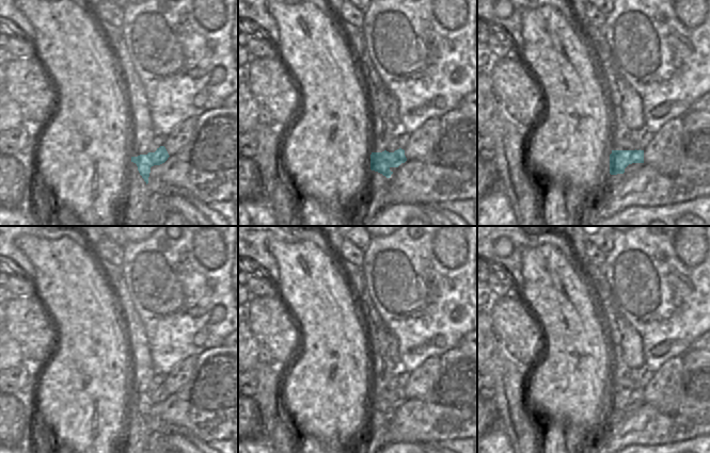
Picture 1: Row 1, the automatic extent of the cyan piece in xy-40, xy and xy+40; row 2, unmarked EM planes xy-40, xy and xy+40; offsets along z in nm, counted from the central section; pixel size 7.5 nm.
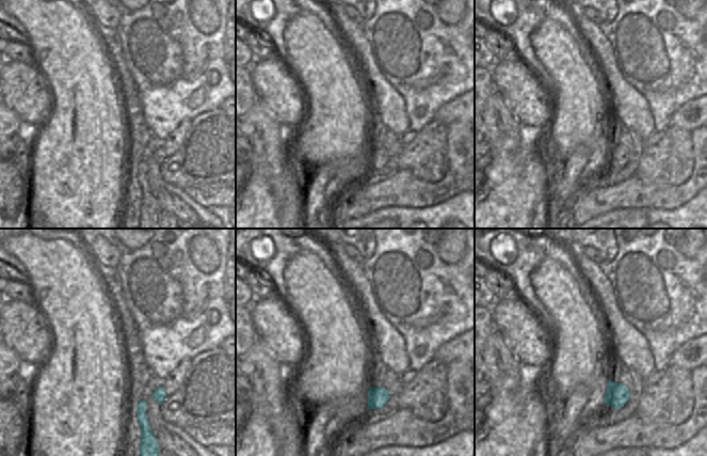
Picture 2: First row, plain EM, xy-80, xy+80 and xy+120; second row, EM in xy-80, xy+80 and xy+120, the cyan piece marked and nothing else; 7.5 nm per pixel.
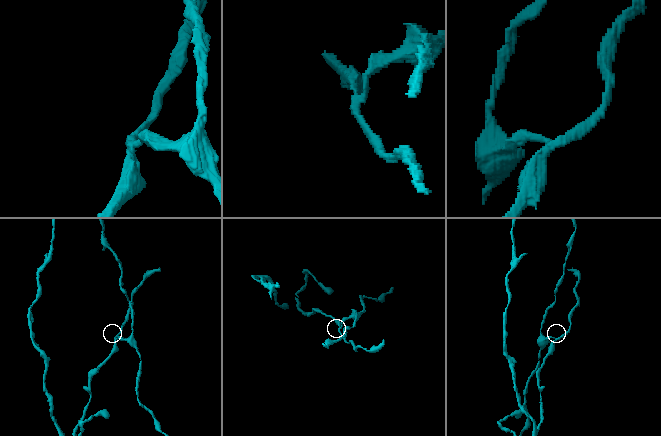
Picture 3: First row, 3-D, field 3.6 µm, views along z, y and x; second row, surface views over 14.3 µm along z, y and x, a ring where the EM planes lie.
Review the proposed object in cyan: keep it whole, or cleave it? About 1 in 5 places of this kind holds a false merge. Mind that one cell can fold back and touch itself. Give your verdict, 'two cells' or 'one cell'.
two cells

